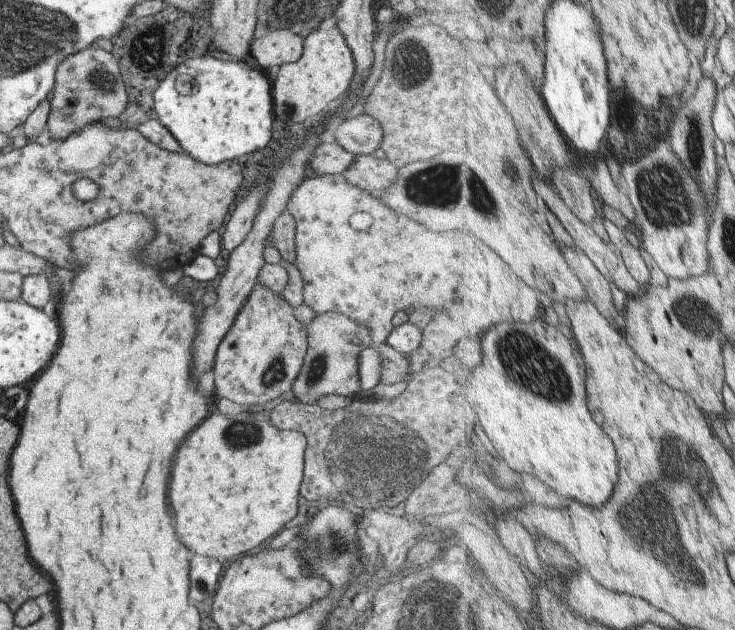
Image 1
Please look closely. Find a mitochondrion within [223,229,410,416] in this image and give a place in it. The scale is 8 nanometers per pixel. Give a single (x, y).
(274, 375)

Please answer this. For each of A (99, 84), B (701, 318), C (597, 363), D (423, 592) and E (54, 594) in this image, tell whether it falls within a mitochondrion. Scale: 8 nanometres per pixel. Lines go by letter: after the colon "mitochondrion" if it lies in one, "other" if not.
A: mitochondrion
B: mitochondrion
C: other
D: mitochondrion
E: other

